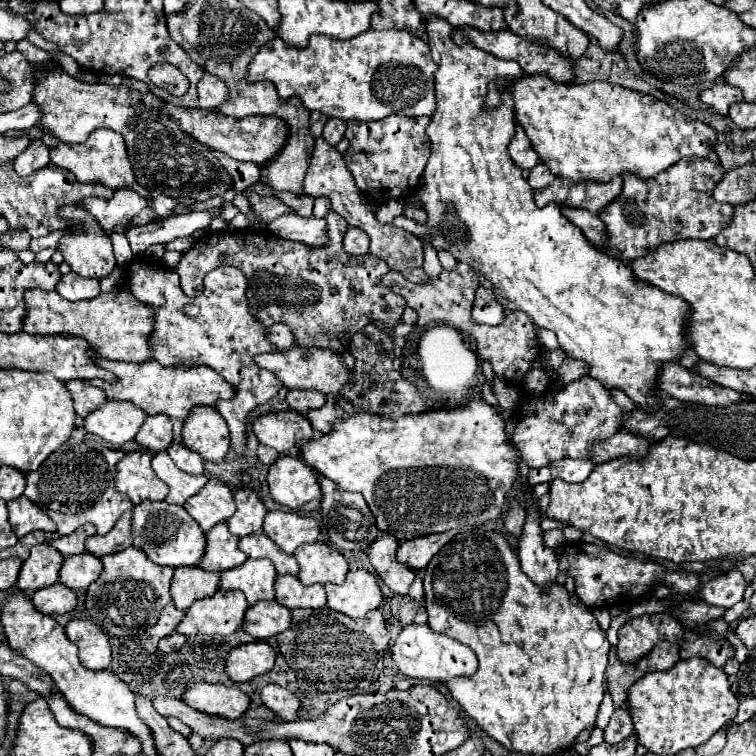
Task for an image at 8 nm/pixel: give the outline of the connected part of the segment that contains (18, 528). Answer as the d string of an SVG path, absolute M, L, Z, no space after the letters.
M25 495L7 501L7 509L9 509L9 523L17 533L17 537L23 537L31 531L57 531L55 523Z

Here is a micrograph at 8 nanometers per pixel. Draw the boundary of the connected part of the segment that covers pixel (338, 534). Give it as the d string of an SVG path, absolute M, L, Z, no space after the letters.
M319 475L319 483L321 483L321 491L323 491L321 519L323 519L323 525L327 527L327 535L329 535L331 543L343 551L365 551L377 539L377 533L379 533L373 513L369 511L365 499L357 493L341 491L337 487L337 483L325 479L323 475Z

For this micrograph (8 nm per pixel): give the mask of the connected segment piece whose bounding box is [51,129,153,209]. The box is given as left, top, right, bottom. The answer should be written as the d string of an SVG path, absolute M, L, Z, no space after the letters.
M97 129L97 131L93 131L87 137L85 143L79 143L79 145L59 143L59 147L51 151L51 163L57 165L57 167L61 167L61 169L71 171L77 177L77 181L81 181L81 183L95 183L95 181L99 181L99 183L103 183L103 185L107 185L111 189L129 187L129 189L133 189L145 197L148 202L148 207L153 209L153 203L149 198L149 189L137 183L137 179L133 175L133 167L129 163L129 155L127 155L125 141L115 131Z

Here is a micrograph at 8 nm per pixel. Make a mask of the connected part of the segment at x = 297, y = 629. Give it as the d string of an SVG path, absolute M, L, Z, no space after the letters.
M329 607L321 611L293 609L291 613L291 627L277 635L275 641L287 665L301 681L317 691L373 689L383 671L383 655L391 639L379 609L369 611L365 619L349 619Z

